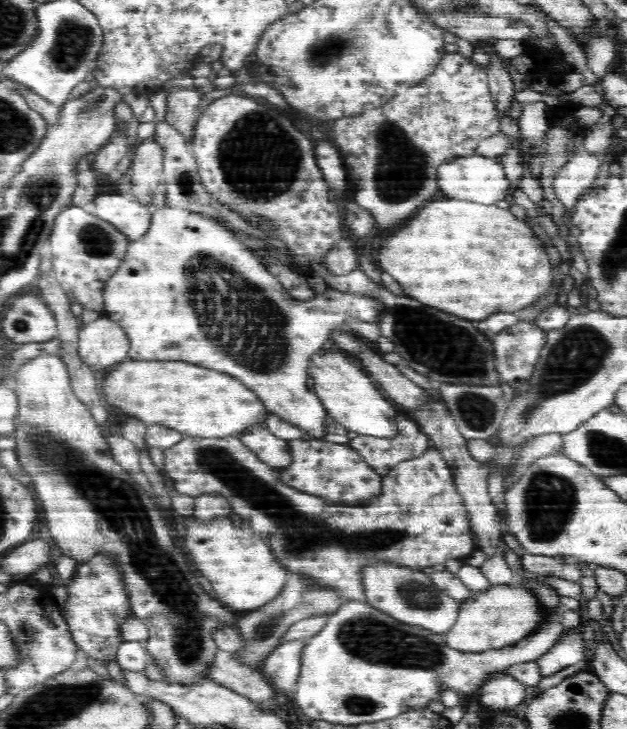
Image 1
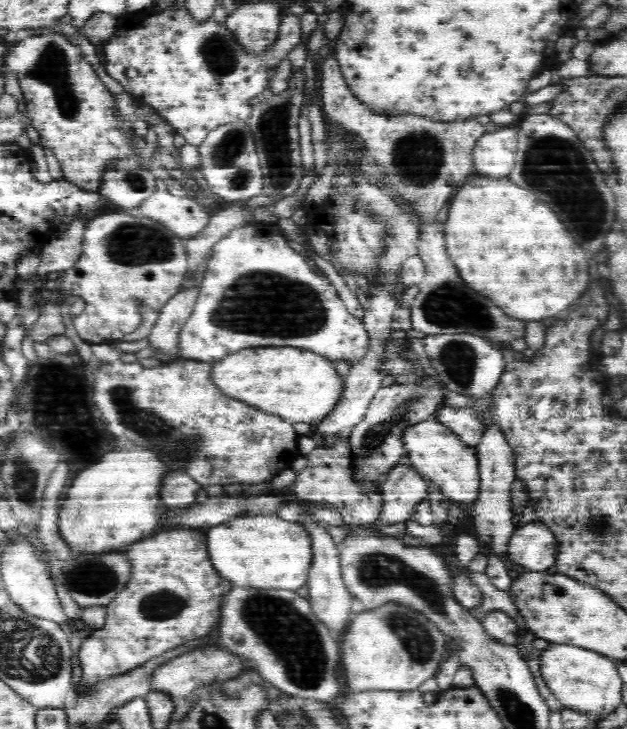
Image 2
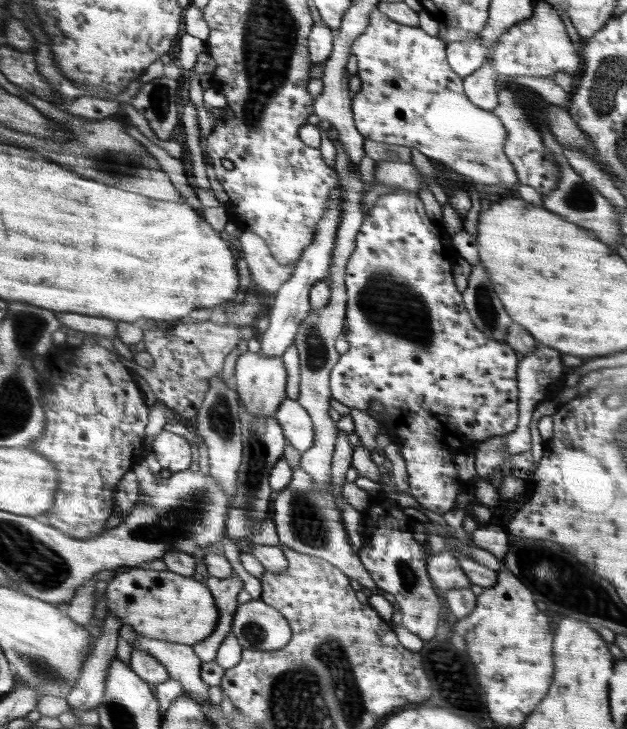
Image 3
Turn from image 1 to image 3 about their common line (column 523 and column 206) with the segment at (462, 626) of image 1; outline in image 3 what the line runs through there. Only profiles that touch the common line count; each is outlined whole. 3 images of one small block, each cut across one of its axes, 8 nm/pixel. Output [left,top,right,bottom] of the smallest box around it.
[107,568,219,644]

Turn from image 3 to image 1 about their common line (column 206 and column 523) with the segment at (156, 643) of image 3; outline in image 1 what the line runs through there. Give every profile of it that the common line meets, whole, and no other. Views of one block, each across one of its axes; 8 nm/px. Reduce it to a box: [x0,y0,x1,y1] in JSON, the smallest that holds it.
[478,672,526,710]

